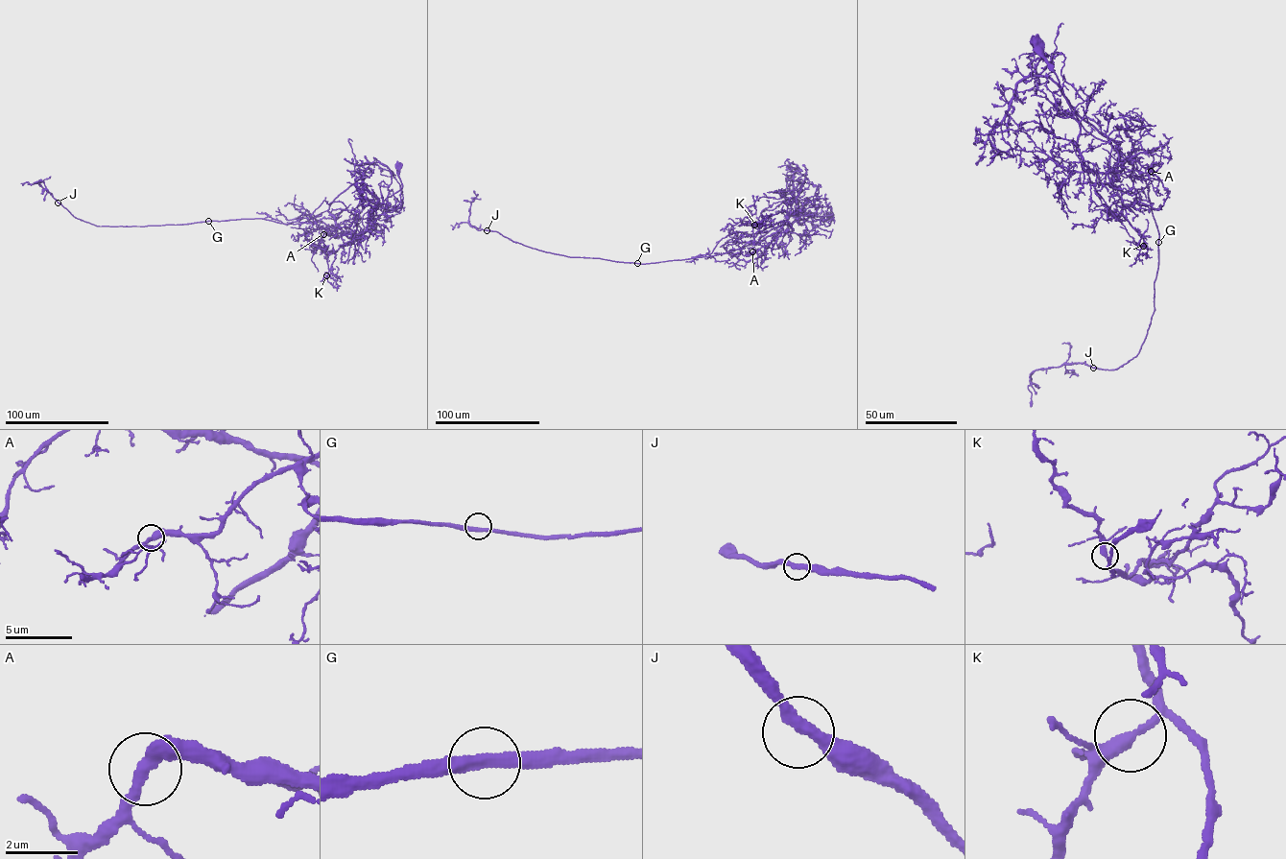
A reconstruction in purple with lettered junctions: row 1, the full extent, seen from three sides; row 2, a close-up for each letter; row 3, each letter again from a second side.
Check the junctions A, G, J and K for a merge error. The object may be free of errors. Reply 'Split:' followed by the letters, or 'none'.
Split: none

